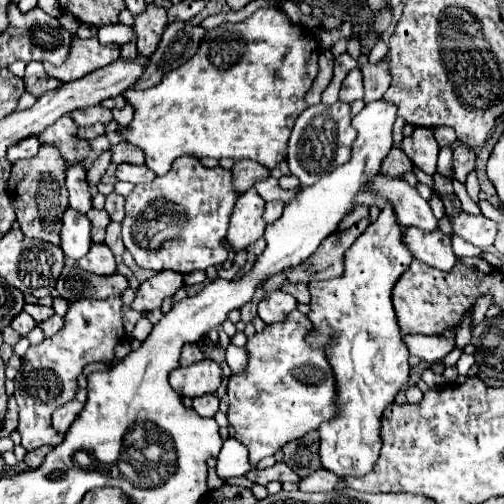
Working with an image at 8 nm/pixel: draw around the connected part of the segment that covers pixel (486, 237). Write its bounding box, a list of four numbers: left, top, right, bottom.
[451,212,497,250]

